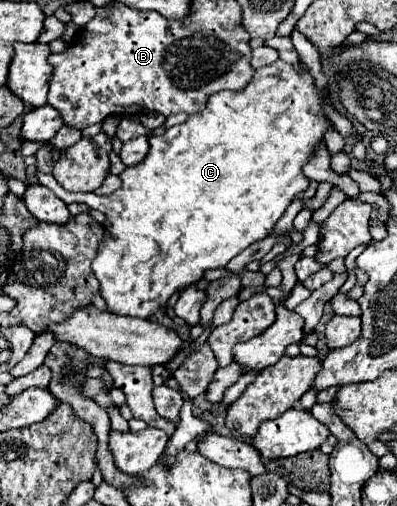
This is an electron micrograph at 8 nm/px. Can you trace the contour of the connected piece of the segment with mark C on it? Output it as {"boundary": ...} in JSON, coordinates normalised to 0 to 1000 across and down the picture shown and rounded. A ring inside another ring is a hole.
{"boundary":[[[700,117],[670,132],[655,132],[635,156],[635,164],[625,164],[615,176],[605,180],[554,180],[544,188],[534,188],[534,196],[524,196],[524,211],[484,231],[474,231],[469,243],[458,247],[443,247],[433,255],[418,255],[413,267],[378,267],[378,306],[348,322],[343,330],[317,330],[302,346],[307,354],[307,374],[272,385],[272,389],[252,389],[242,381],[176,381],[166,377],[141,354],[136,346],[116,346],[106,338],[91,342],[96,358],[106,366],[116,366],[121,374],[131,374],[161,401],[217,401],[222,409],[232,413],[247,413],[257,417],[272,437],[267,437],[267,464],[262,464],[262,476],[252,480],[252,492],[247,492],[247,504],[232,520],[232,536],[242,543],[242,551],[252,555],[252,583],[267,591],[267,603],[282,619],[302,619],[302,623],[332,623],[332,626],[353,626],[353,630],[368,630],[378,626],[383,619],[393,619],[398,611],[408,611],[428,583],[443,575],[443,571],[458,571],[458,567],[474,567],[474,563],[489,563],[499,551],[509,551],[509,540],[519,532],[554,532],[564,528],[579,512],[589,512],[605,496],[615,496],[625,484],[635,484],[640,476],[650,472],[665,472],[665,464],[675,464],[685,453],[690,453],[690,441],[715,425],[720,409],[746,393],[746,385],[766,381],[781,366],[781,354],[766,346],[761,330],[796,306],[796,298],[806,294],[806,287],[816,283],[816,263],[826,255],[836,255],[836,239],[826,235],[821,227],[821,188],[816,180],[806,180],[791,164],[791,152],[781,148],[776,132],[756,121],[756,136],[741,136],[730,125]]]}

